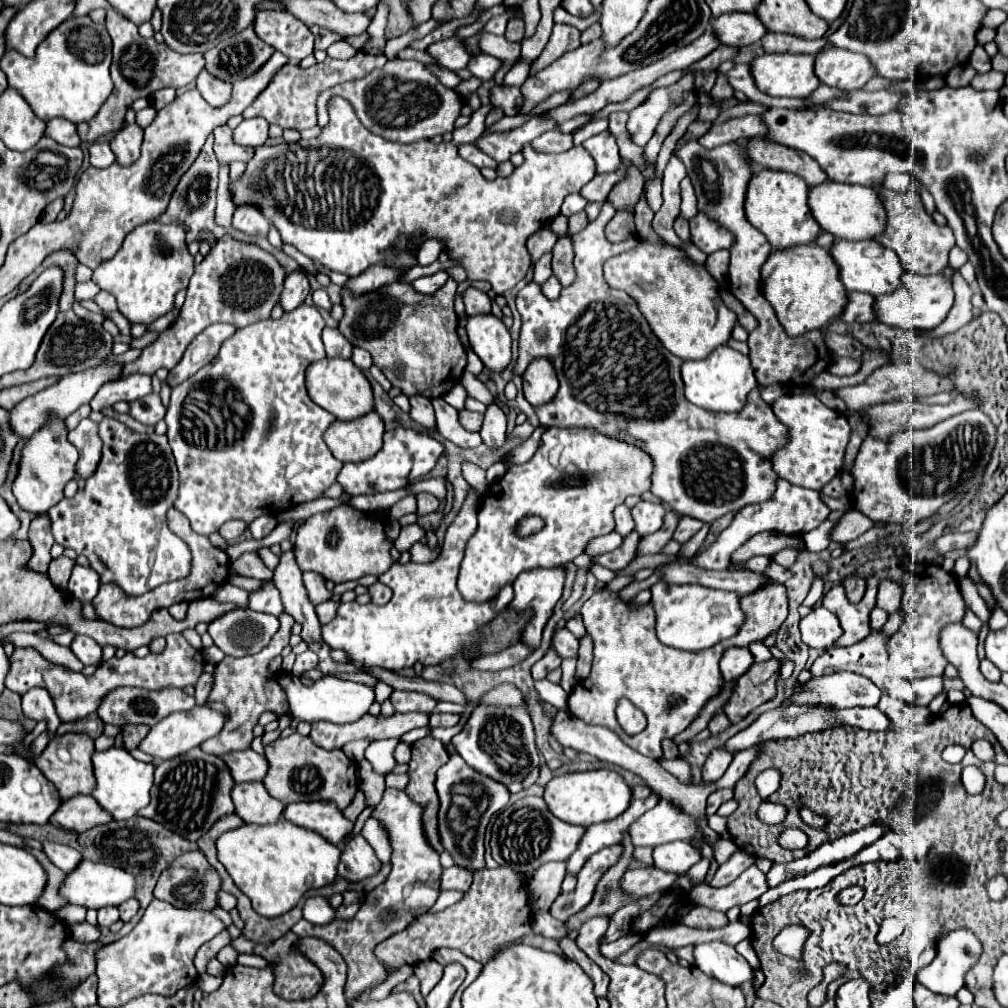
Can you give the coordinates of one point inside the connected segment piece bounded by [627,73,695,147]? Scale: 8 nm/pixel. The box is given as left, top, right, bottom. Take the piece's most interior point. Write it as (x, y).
(642, 121)

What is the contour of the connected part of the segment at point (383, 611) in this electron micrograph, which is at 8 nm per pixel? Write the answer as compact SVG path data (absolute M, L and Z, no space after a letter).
M477 489L469 491L461 511L447 527L443 549L435 561L423 565L399 565L395 561L389 571L379 575L379 581L391 587L393 599L383 607L341 603L335 619L323 625L323 641L331 649L345 651L357 669L383 667L397 671L403 667L413 667L415 661L435 665L455 653L469 659L469 649L479 639L479 627L491 621L495 611L501 611L513 599L512 584L506 584L508 587L503 587L493 601L485 603L469 603L457 591L457 569L463 559L463 547L477 527L475 509L479 497L481 493Z

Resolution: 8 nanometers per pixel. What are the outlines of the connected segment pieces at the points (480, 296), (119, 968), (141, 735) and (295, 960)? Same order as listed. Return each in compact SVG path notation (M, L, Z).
M469 287L465 291L465 311L469 317L491 313L491 299L487 297L487 293Z
M153 899L151 905L147 907L143 919L135 925L135 929L127 937L99 949L99 955L97 955L97 977L99 977L97 995L99 995L99 1005L101 1007L119 1007L119 1005L123 1005L123 1003L127 1003L127 1001L131 1001L135 997L147 995L147 993L165 995L165 997L175 995L179 989L191 985L197 979L197 971L195 971L195 965L193 965L197 949L203 943L207 943L209 939L213 939L217 933L221 933L223 929L225 929L225 925L221 923L221 919L217 919L209 911L177 909L167 901Z
M127 725L127 727L121 727L121 735L123 735L123 741L125 741L125 749L127 751L137 749L139 743L145 739L147 733L149 733L149 727L147 725Z
M291 931L287 935L283 935L281 939L273 941L273 943L251 943L249 939L245 939L243 935L235 941L231 941L231 945L237 949L237 953L255 953L255 955L261 955L265 957L269 963L275 961L277 967L275 967L275 993L283 999L309 999L311 995L315 995L315 991L323 985L323 973L311 963L307 961L301 953L297 953L293 949L293 943L297 941L295 935L291 935Z

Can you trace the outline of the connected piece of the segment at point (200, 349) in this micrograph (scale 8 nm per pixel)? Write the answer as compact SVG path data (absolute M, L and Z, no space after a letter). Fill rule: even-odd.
M215 323L211 327L207 327L205 331L201 331L193 341L191 345L187 347L181 363L169 373L167 377L167 383L171 387L175 387L179 381L191 377L195 371L199 371L203 365L211 363L217 353L219 353L219 347L225 339L229 339L233 333L237 331L235 325L229 325L229 323Z

